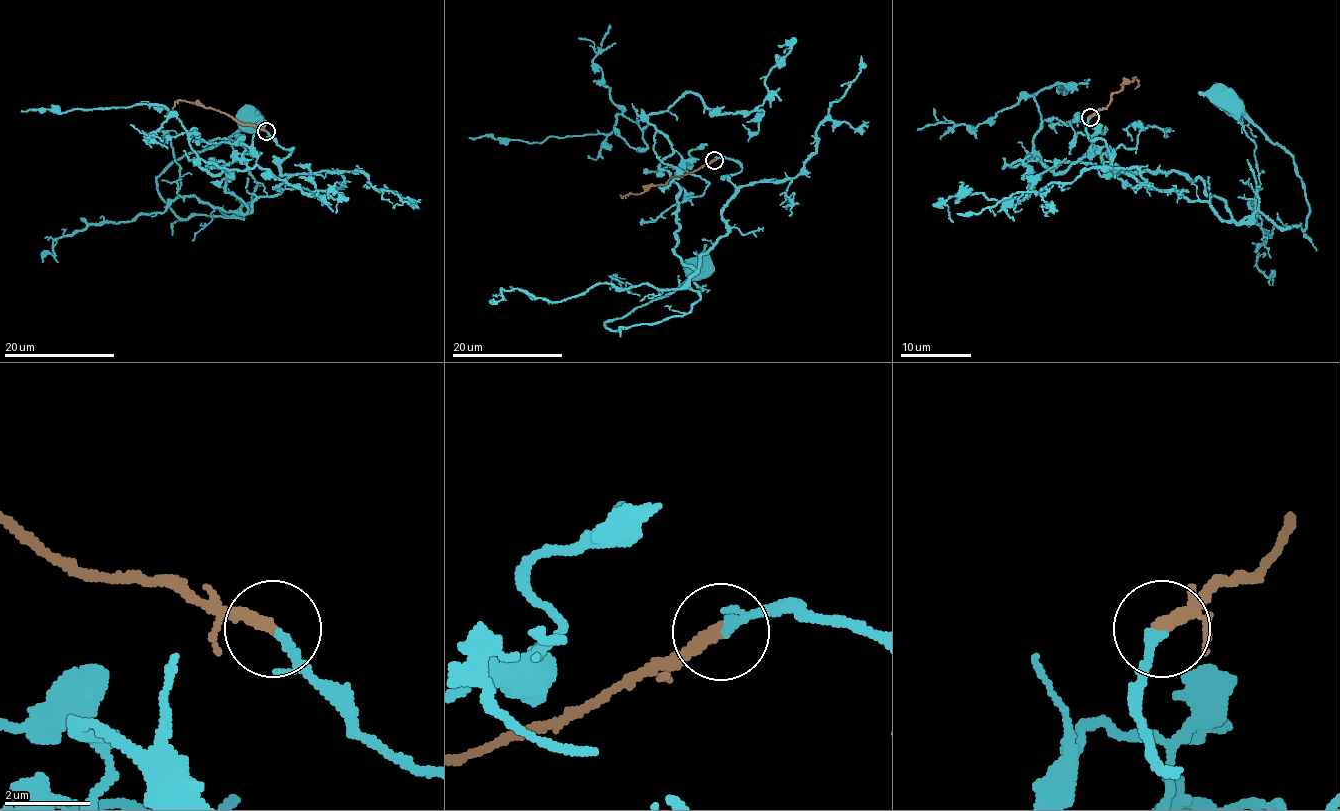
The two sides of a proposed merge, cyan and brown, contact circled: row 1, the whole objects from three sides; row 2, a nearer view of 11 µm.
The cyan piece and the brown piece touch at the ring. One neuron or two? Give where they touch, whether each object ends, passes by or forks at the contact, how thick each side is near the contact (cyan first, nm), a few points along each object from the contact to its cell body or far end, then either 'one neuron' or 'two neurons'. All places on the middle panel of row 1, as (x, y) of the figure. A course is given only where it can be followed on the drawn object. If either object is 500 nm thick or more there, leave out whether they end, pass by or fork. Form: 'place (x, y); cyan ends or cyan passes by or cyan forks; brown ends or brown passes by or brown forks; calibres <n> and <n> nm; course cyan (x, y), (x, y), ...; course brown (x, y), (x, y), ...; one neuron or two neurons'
place (714, 160); cyan passes by; brown ends; calibres 160 and 320 nm; course cyan (714, 159), (741, 168), (727, 177), (727, 231), (689, 279), (700, 297), (682, 315), (605, 326), (700, 268); course brown (714, 159), (692, 172), (674, 176), (664, 184), (652, 184), (642, 193), (621, 197), (620, 194); one neuron

